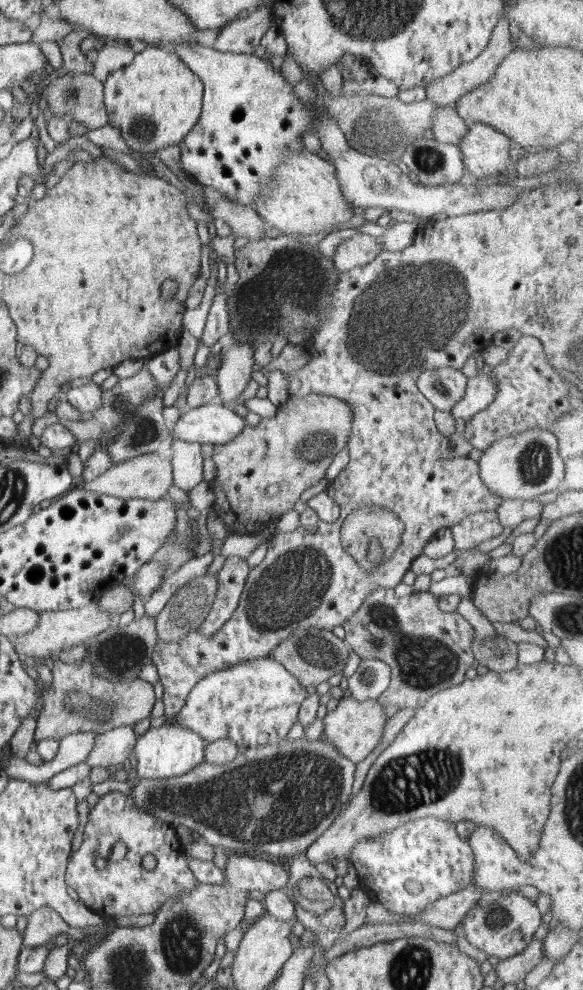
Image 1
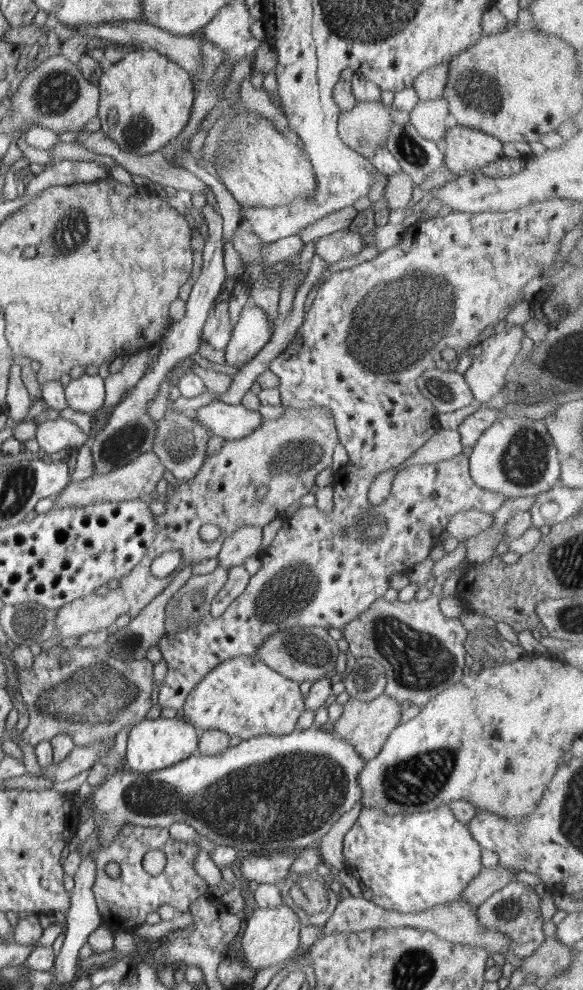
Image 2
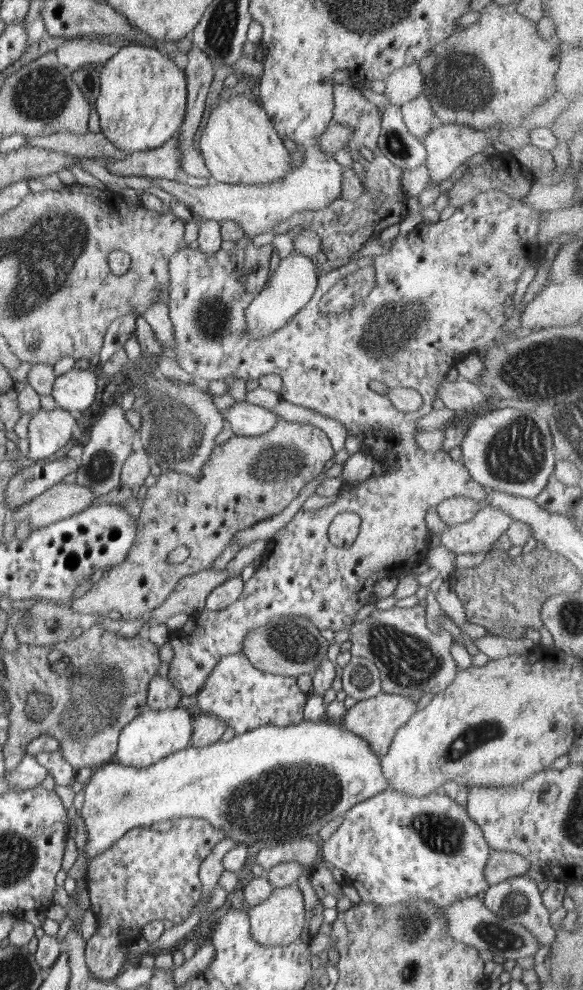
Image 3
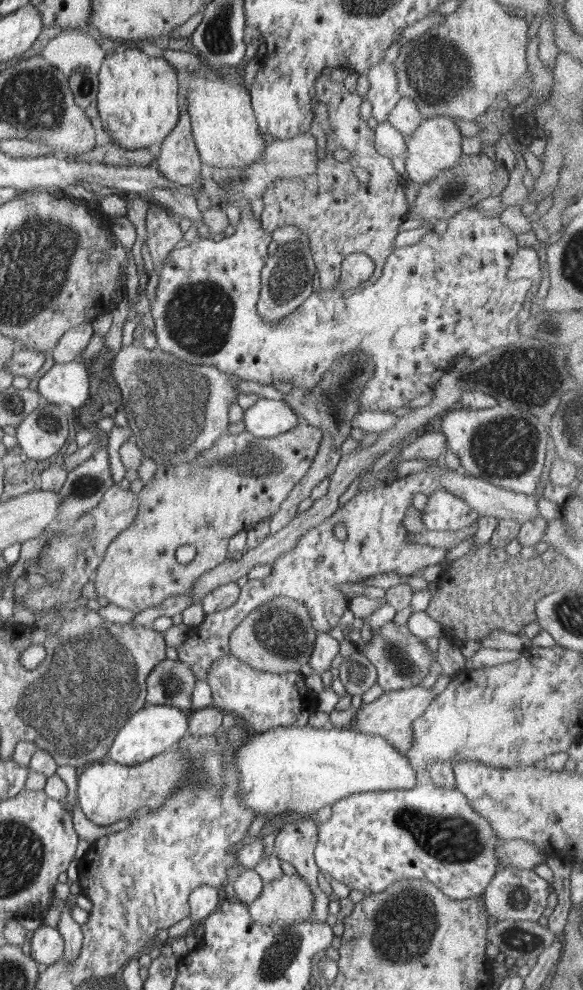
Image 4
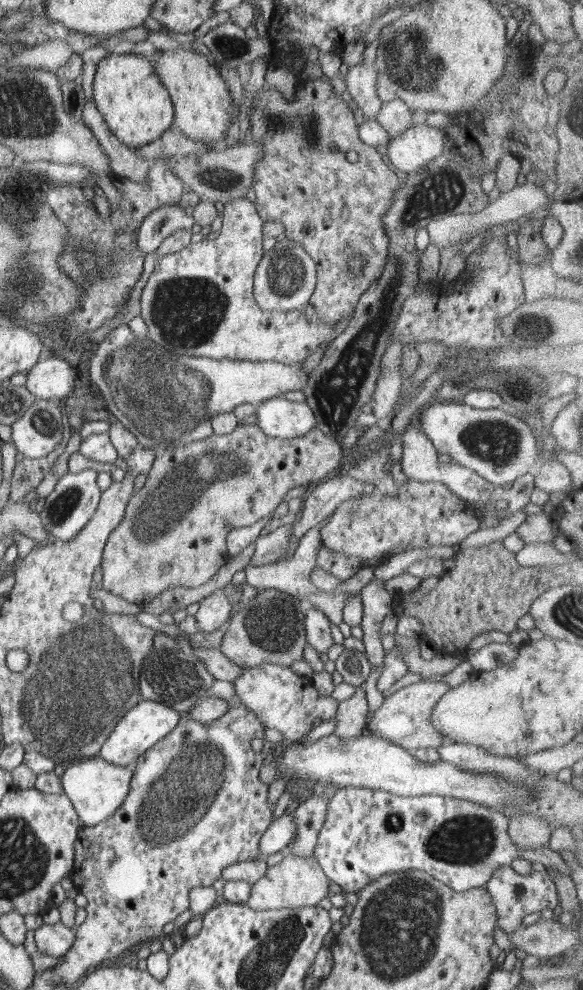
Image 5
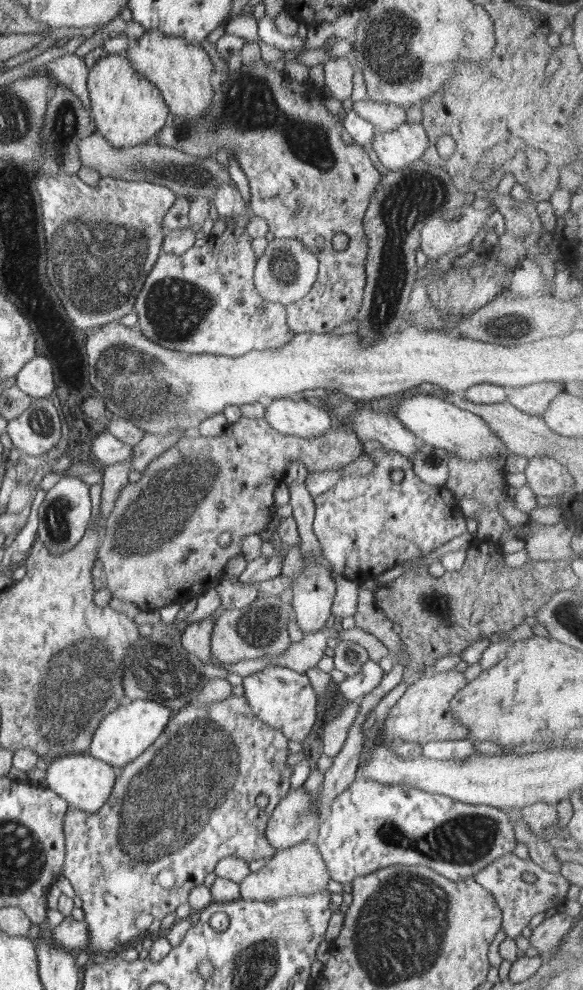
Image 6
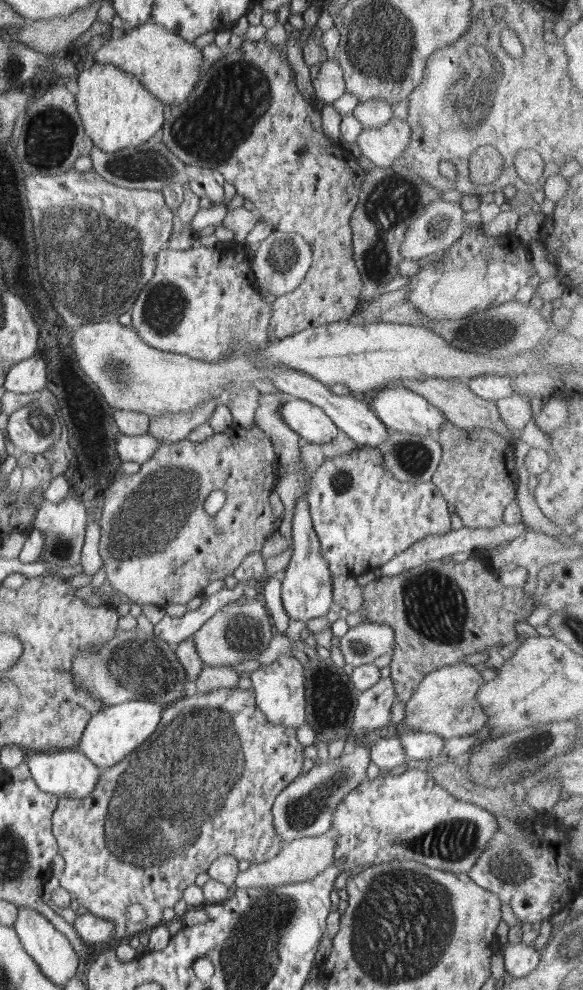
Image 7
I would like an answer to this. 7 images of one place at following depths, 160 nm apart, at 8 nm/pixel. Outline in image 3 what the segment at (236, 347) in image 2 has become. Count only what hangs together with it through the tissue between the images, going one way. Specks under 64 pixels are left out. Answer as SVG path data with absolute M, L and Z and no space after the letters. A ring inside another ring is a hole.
M294 249L286 259L280 261L276 273L270 278L268 287L261 288L258 296L247 304L244 311L247 334L252 338L264 338L288 324L288 321L313 297L319 277L320 273L312 263L312 258Z

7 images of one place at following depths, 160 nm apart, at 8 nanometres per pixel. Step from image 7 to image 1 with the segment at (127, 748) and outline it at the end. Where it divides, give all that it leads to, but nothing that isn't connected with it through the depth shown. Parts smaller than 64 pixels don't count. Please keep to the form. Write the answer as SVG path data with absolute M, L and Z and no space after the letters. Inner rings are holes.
M173 721L158 728L152 727L137 738L133 748L133 762L136 762L133 768L139 779L182 776L205 760L205 745L206 740L197 732L175 724Z

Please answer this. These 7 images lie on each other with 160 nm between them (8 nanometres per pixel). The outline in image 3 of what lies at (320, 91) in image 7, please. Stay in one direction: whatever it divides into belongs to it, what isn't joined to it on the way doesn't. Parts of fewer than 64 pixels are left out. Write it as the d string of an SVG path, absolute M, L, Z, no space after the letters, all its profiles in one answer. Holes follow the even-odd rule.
M416 63L395 70L384 82L384 93L390 98L390 105L401 106L423 94L424 74Z

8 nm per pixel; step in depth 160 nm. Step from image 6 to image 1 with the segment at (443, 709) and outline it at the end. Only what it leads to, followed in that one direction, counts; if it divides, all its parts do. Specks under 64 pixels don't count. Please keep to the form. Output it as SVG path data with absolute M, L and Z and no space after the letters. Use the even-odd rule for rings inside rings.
M354 697L342 698L336 708L332 712L327 712L323 719L324 740L332 743L348 760L362 764L382 738L386 724L384 710L385 707L377 699L358 701Z

